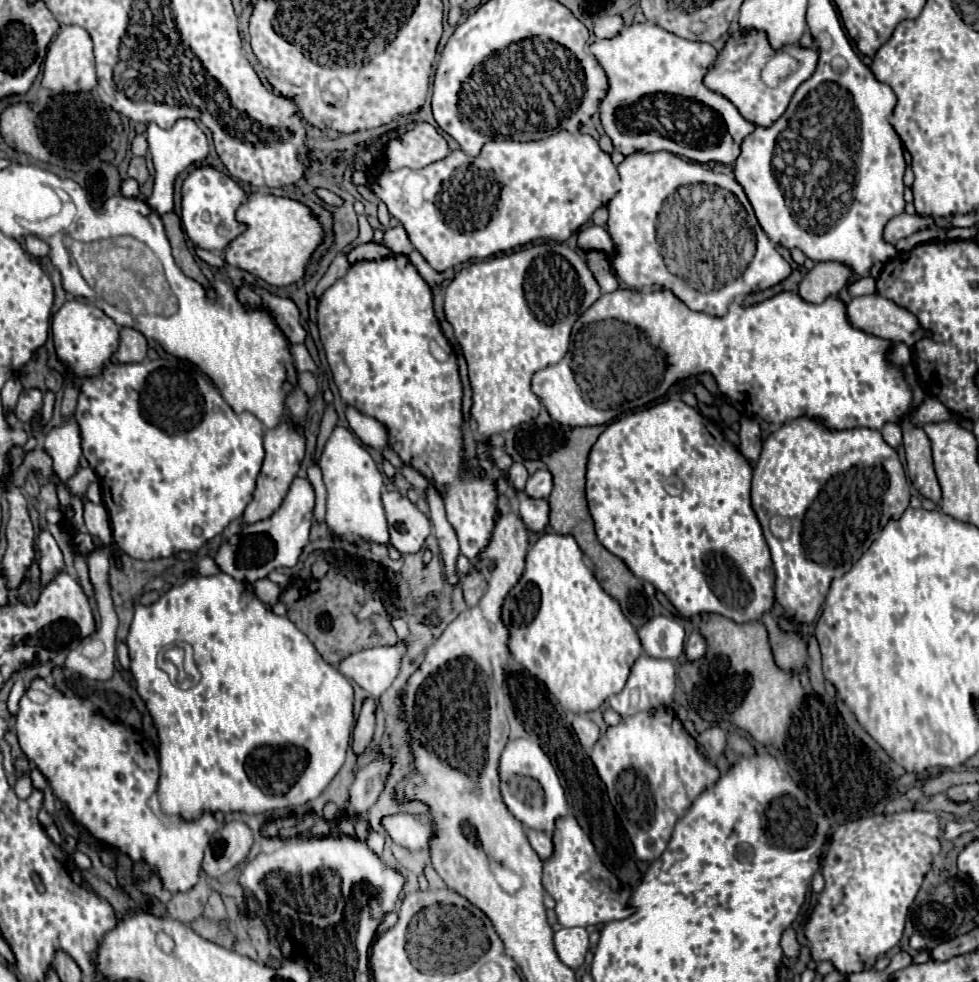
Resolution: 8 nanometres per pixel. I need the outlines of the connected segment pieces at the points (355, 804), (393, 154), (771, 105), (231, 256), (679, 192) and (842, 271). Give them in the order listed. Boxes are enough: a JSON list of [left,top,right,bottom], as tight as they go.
[[349,758,387,816],[385,122,449,170],[705,32,817,126],[225,192,325,286],[607,152,791,316],[799,262,853,304]]

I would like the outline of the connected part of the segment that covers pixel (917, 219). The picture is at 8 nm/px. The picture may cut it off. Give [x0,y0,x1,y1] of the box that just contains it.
[883,214,933,244]

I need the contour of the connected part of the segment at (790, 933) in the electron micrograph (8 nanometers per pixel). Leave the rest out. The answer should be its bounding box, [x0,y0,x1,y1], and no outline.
[781,928,799,958]

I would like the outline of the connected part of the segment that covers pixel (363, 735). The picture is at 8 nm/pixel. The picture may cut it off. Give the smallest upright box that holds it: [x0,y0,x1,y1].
[351,700,375,756]

